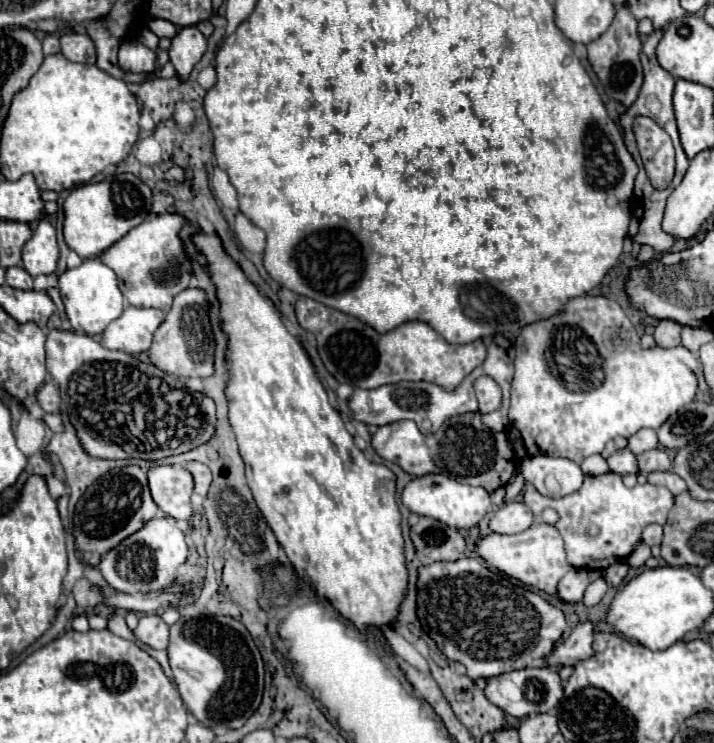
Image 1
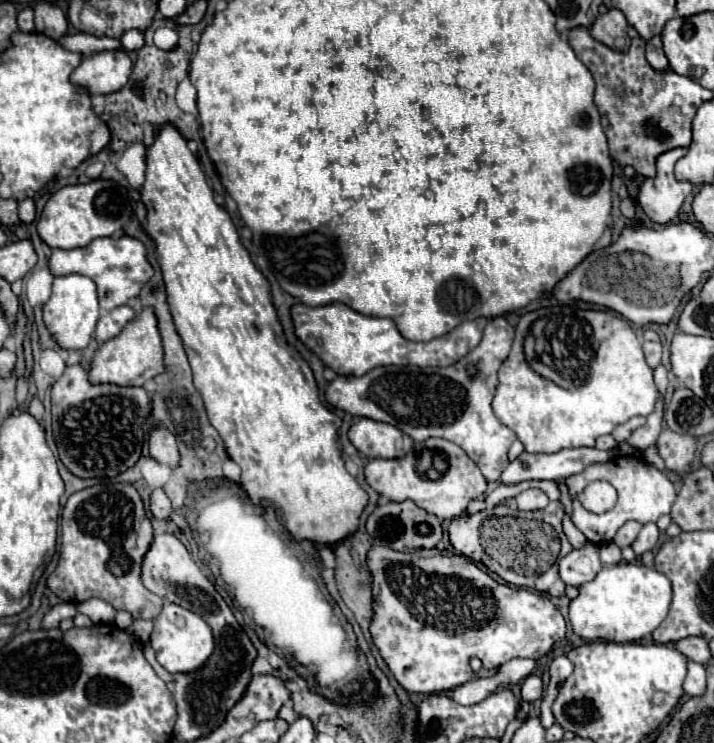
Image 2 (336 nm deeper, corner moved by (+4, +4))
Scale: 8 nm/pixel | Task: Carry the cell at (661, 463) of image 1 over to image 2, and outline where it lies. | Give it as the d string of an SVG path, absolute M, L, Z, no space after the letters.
M664 429L658 437L656 447L658 447L658 455L666 463L666 469L672 469L676 473L690 471L690 463L696 453L696 439L694 437Z

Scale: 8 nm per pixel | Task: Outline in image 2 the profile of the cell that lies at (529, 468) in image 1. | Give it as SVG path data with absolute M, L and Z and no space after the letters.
M590 447L562 449L558 453L522 453L502 471L502 483L516 485L528 479L560 481L584 471L592 463L606 463L616 457L616 451L600 451Z

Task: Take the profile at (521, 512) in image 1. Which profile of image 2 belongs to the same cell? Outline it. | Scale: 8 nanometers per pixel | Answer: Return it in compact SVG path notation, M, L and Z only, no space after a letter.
M528 489L528 491L522 491L520 495L516 495L514 503L516 503L516 509L520 509L520 511L536 511L536 509L544 509L548 505L548 497L538 489Z

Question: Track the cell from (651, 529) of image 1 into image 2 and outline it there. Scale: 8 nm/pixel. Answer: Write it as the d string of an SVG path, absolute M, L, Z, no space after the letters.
M636 521L624 523L624 525L618 529L618 533L616 533L616 537L614 537L614 543L616 543L618 547L628 547L628 545L632 545L634 539L638 537L640 529L642 529L642 525L636 523Z

